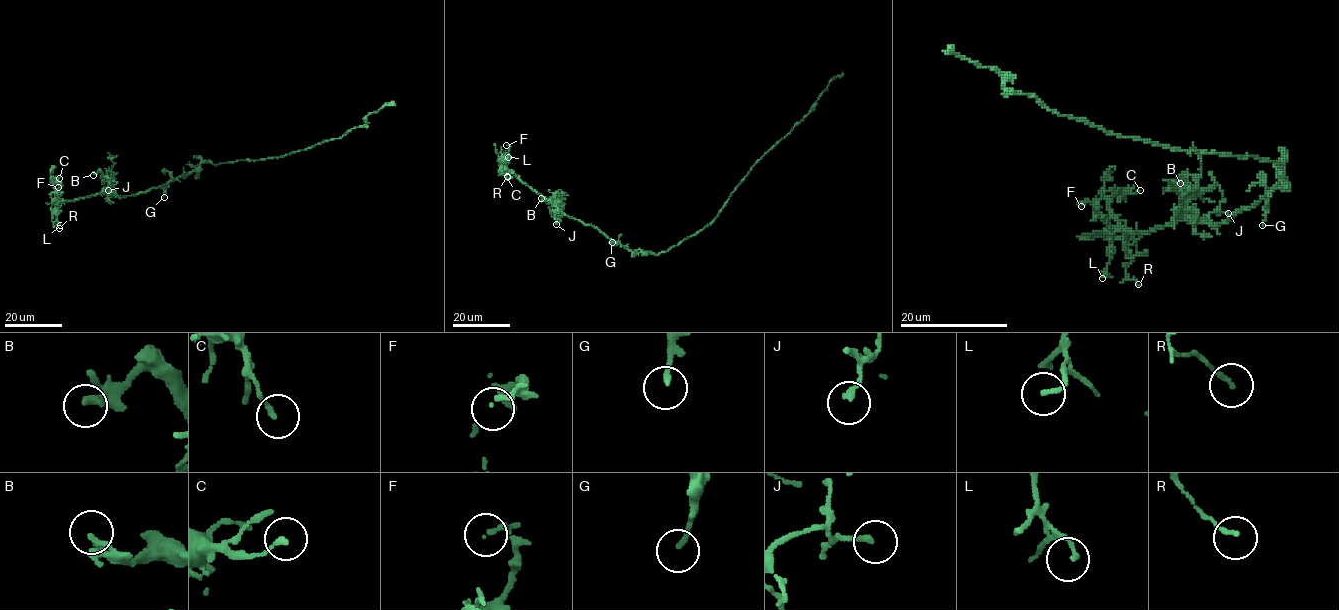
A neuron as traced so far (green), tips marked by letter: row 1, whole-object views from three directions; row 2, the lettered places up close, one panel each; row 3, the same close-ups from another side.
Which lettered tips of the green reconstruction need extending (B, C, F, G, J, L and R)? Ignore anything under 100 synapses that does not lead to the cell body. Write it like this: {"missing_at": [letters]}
{"missing_at": []}

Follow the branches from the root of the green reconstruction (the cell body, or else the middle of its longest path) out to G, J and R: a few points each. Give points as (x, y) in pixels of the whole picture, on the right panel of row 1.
G: (1266, 160), (1280, 163), (1284, 158), (1281, 181), (1266, 195), (1262, 225)
J: (1266, 160), (1280, 163), (1284, 158), (1281, 181), (1266, 195), (1218, 225), (1198, 220), (1218, 210), (1228, 213)
R: (1266, 160), (1284, 158), (1281, 181), (1226, 221), (1132, 232), (1126, 275), (1138, 284)

